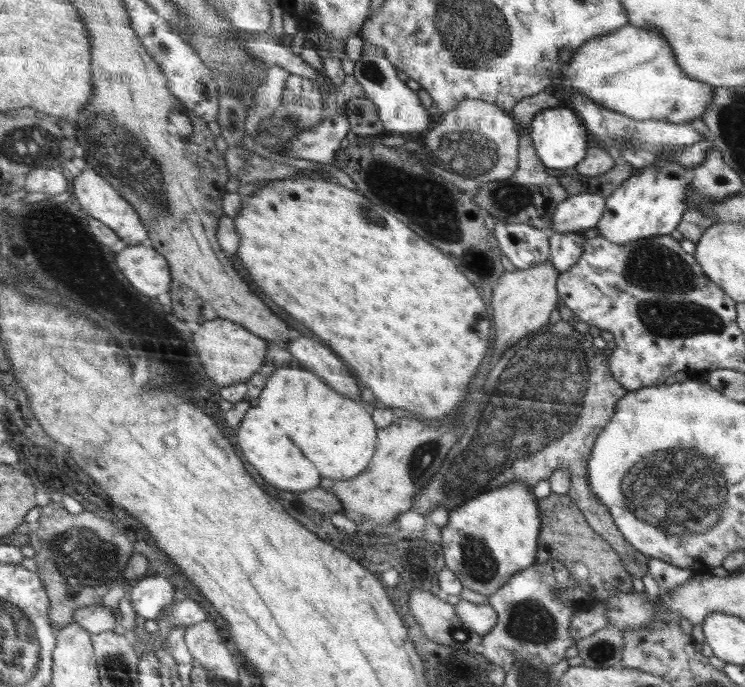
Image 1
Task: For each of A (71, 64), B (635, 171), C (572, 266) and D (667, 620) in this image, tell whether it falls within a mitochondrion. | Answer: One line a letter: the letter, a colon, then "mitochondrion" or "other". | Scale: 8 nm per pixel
A: other
B: other
C: other
D: other

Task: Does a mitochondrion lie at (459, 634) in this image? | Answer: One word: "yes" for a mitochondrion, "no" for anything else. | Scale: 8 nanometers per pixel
yes

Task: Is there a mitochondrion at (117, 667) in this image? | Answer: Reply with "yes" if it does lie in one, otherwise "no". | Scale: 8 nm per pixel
yes

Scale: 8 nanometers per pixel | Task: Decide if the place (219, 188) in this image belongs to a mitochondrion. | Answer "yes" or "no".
no

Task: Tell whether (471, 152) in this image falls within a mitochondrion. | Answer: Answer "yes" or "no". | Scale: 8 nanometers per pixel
yes

